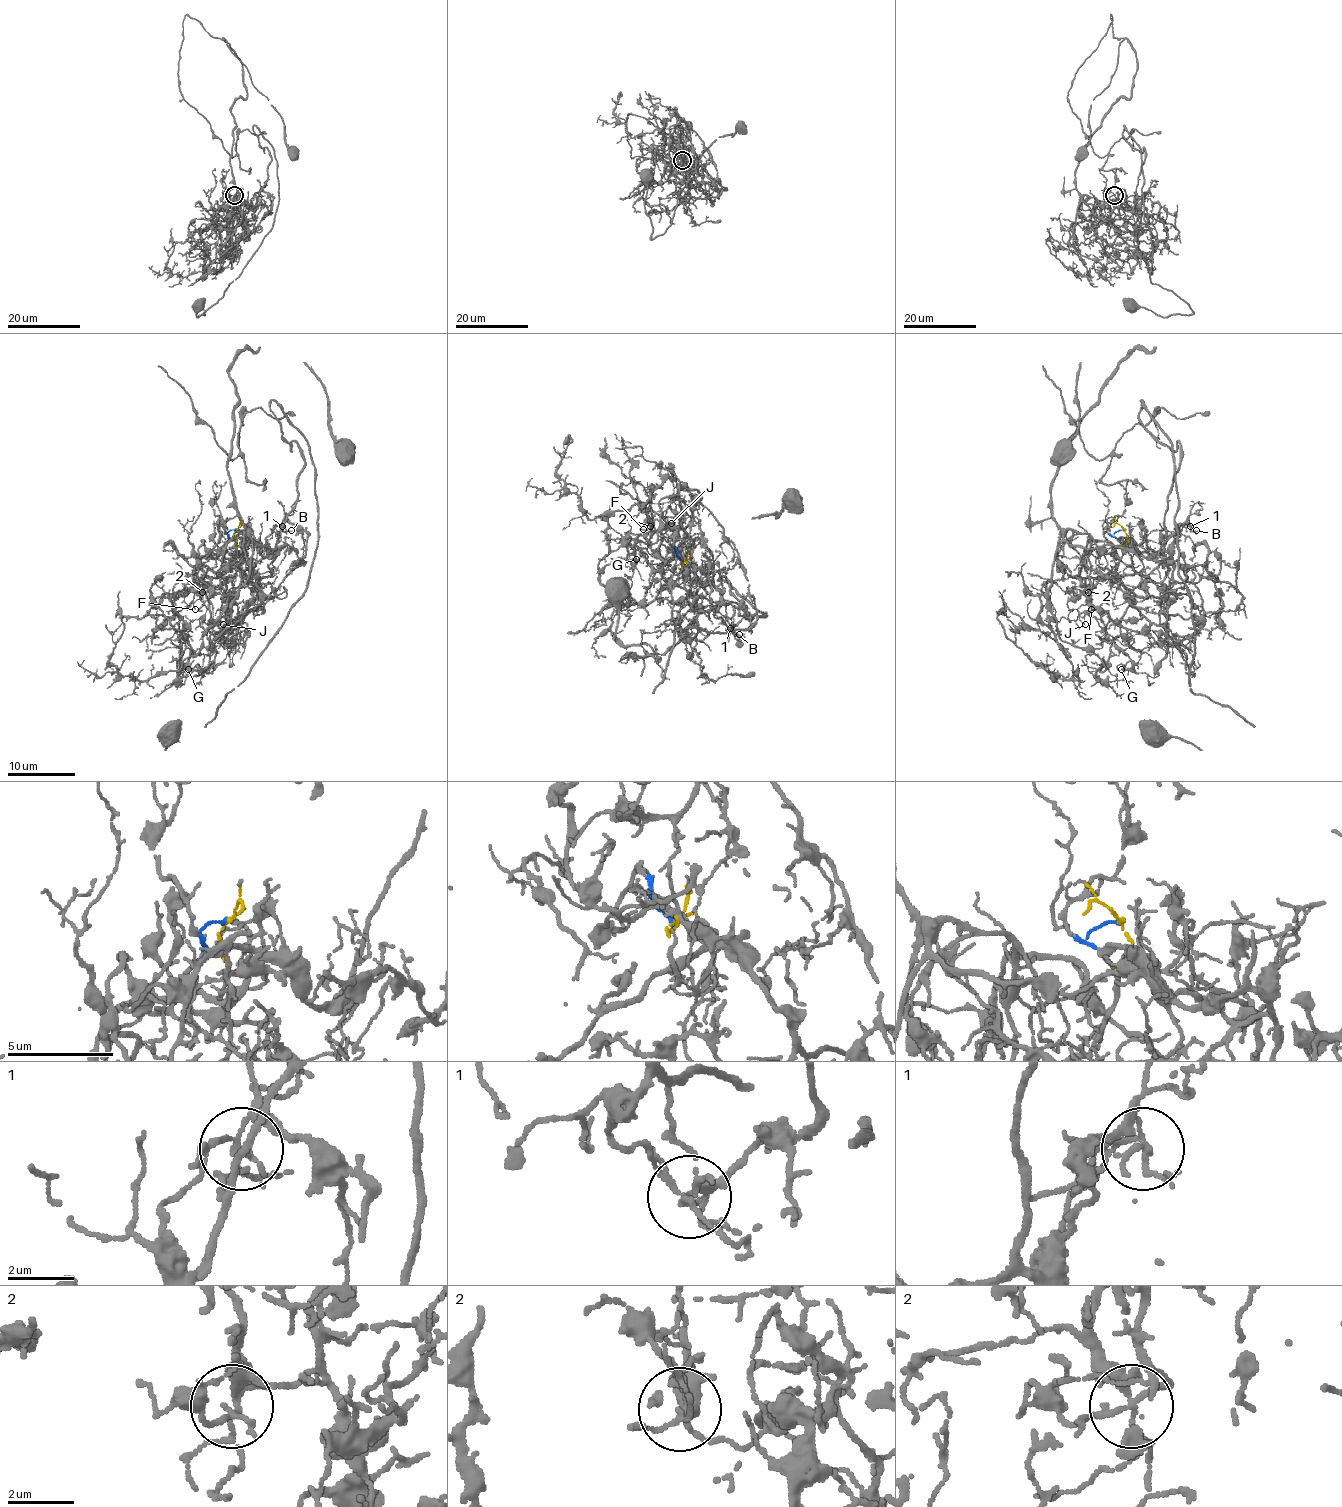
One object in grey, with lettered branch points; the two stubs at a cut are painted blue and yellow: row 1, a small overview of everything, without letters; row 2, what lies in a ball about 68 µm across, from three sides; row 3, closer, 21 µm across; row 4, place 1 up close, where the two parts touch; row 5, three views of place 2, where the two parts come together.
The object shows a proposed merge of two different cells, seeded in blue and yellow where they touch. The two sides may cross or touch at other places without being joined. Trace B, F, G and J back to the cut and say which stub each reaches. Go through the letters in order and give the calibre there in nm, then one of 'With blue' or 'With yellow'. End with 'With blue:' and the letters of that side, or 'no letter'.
B: Thickness 120 nm. With yellow
F: Thickness 120 nm. With blue
G: Thickness 80 nm. With yellow
J: Thickness 120 nm. With yellow
With blue: F

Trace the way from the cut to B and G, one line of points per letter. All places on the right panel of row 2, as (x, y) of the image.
B: (1124, 530), (1126, 542), (1109, 552), (1087, 533), (1063, 537), (1155, 559), (1177, 527), (1187, 520), (1197, 530)
G: (1124, 530), (1126, 542), (1109, 552), (1090, 540), (1090, 601), (1109, 616), (1107, 633), (1133, 665), (1121, 669)

